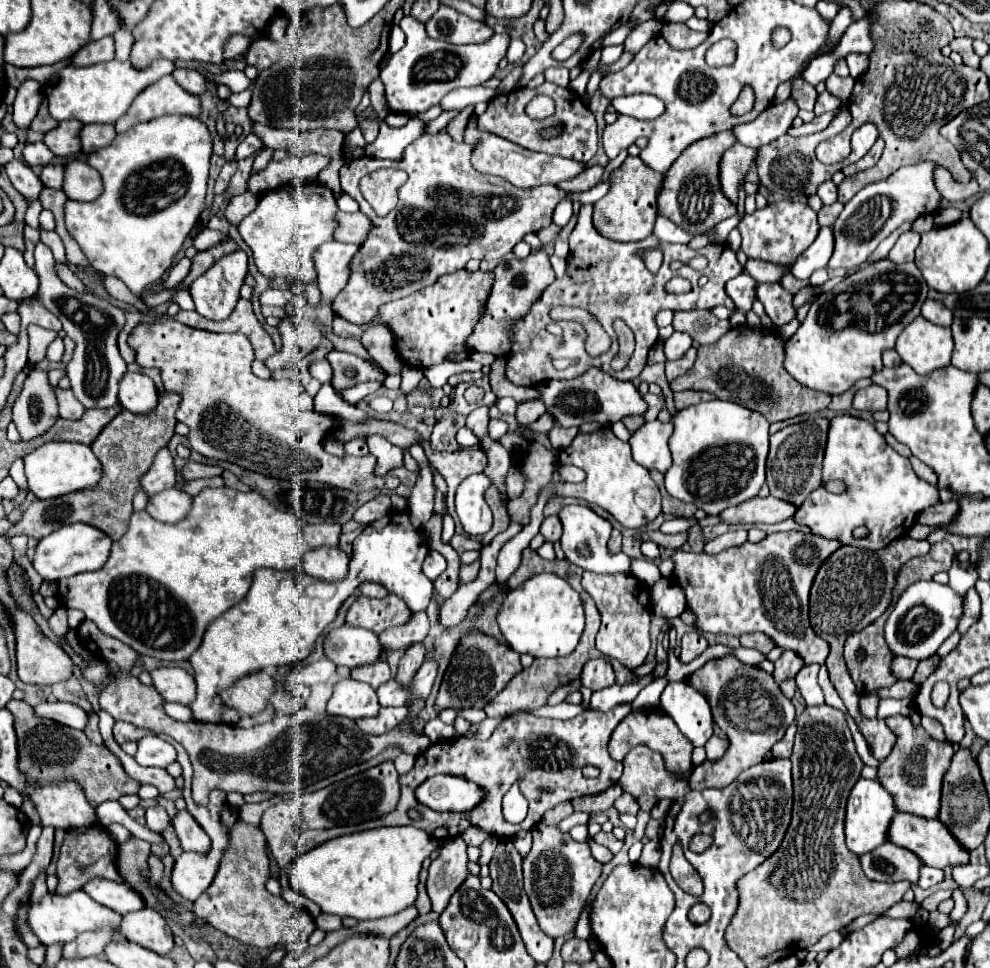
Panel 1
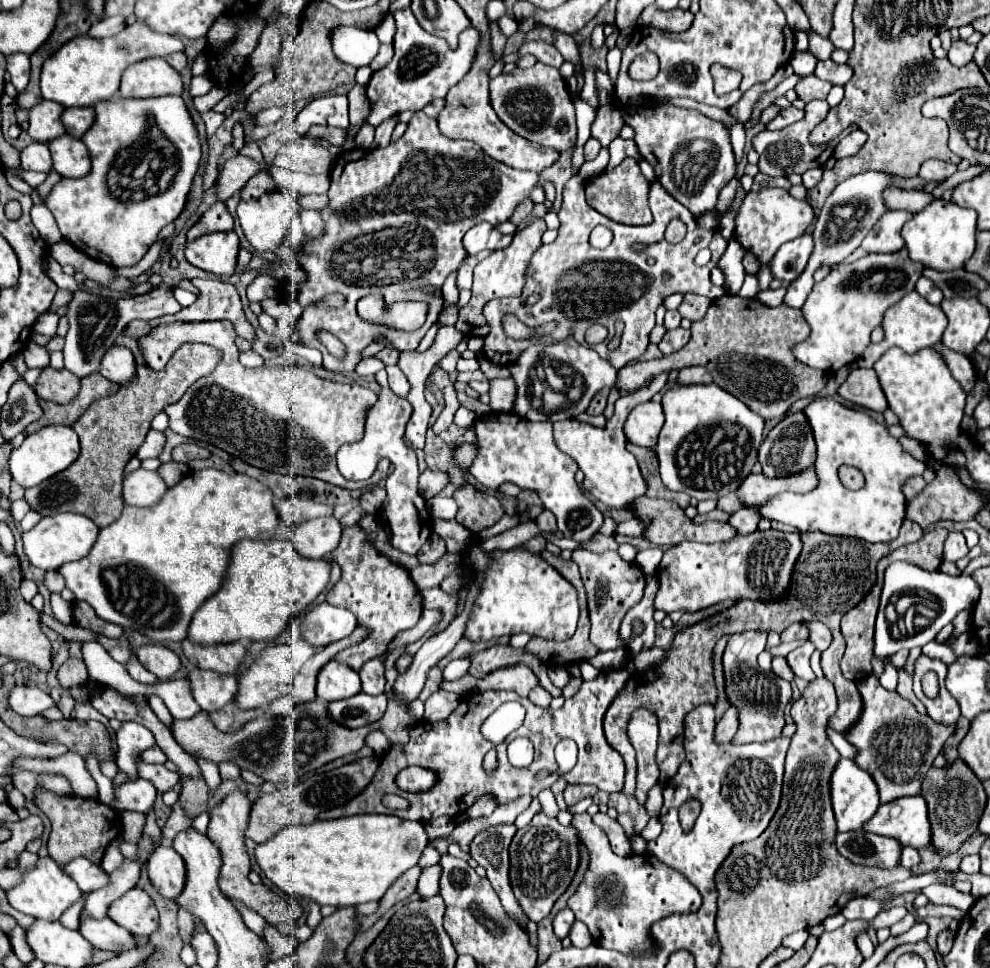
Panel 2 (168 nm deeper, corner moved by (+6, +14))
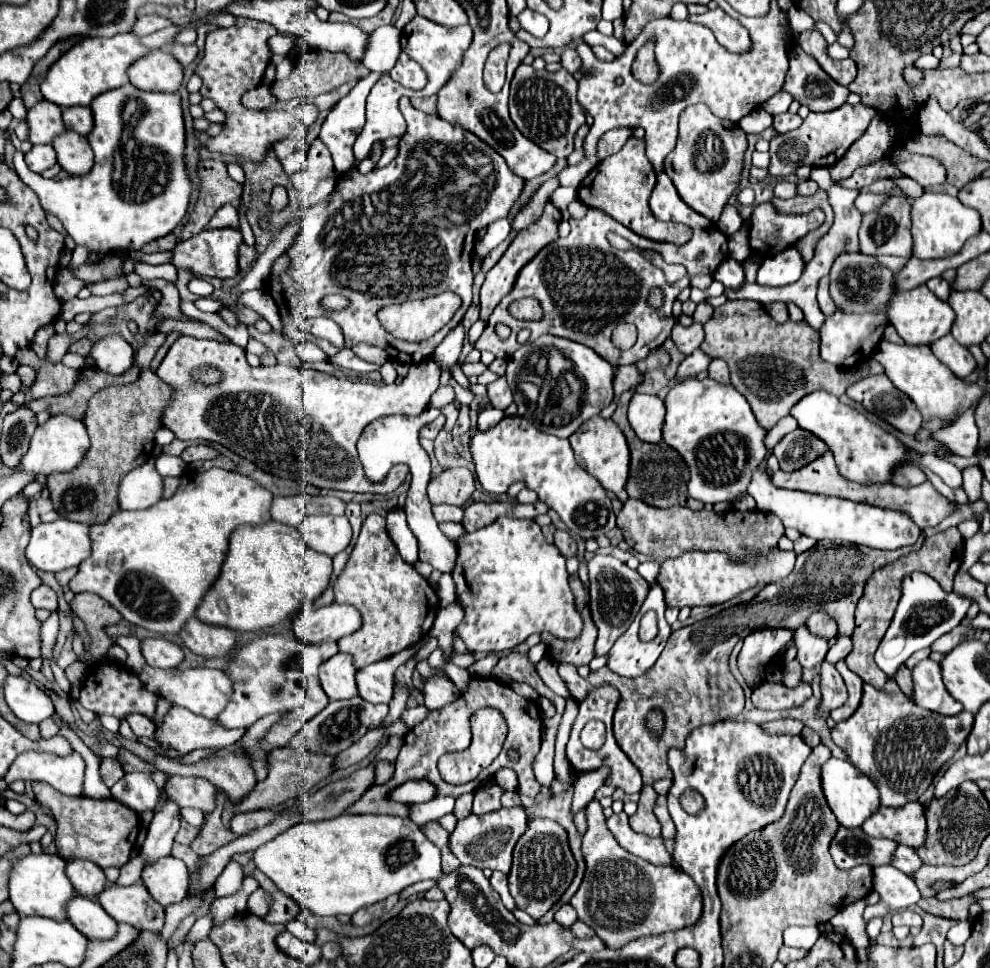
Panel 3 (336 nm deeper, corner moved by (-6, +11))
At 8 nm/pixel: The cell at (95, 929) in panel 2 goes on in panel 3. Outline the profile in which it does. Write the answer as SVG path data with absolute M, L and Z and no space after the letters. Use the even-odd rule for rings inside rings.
M74 896L68 902L68 920L86 936L86 938L112 938L116 934L116 920L108 916L98 902L86 896Z

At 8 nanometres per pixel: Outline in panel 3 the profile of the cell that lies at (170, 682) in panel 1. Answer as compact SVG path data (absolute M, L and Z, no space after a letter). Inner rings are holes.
M146 638L140 642L140 652L150 666L156 668L178 668L184 652L178 644L166 638Z

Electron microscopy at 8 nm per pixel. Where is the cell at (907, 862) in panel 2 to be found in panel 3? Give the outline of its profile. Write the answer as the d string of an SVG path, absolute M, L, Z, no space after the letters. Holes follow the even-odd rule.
M898 844L896 852L894 852L892 860L890 860L890 864L894 868L898 868L900 872L904 872L904 874L912 874L912 872L916 872L916 868L922 866L922 860L918 858L918 854L916 854L914 848Z

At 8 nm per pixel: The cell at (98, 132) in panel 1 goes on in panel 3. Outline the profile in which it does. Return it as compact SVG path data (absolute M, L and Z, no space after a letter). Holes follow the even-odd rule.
M84 106L64 108L62 116L64 116L66 130L74 130L74 132L78 132L82 136L86 136L92 130L92 126L94 126L92 112L90 112L90 108L84 108Z

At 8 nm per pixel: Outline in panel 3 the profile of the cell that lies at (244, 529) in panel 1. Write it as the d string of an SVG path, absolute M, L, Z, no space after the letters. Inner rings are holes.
M222 468L186 472L180 476L180 486L172 498L160 500L146 510L114 512L108 522L90 528L92 554L80 564L78 574L70 580L70 590L74 594L94 592L102 596L134 626L148 628L156 634L178 634L186 620L196 612L210 584L218 578L232 530L240 524L268 522L270 504L272 492L238 472L228 472Z

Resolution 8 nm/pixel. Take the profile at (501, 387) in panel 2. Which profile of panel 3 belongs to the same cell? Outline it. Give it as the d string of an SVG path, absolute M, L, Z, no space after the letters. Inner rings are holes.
M498 378L496 382L488 384L486 390L488 390L490 404L492 404L494 408L506 410L506 408L512 404L512 392L510 392L510 388L508 388L508 384L506 384L504 378Z

